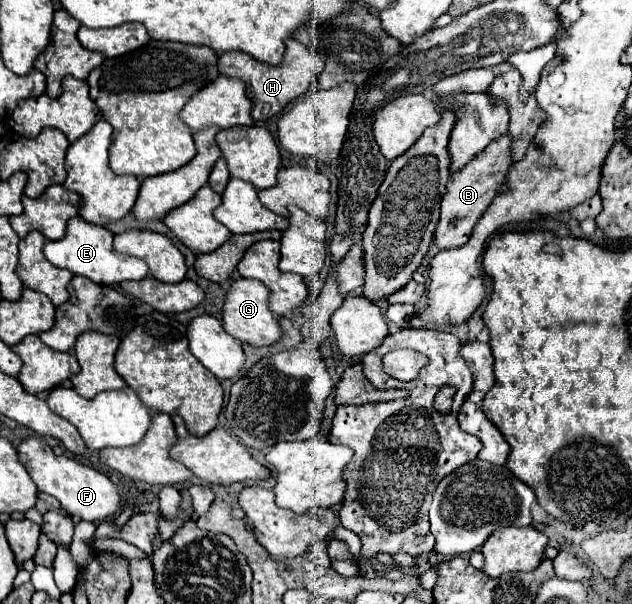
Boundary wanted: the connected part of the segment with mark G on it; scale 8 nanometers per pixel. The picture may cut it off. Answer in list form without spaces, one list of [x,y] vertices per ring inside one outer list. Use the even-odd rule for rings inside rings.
[[[237,279],[231,283],[227,301],[223,307],[223,327],[229,335],[253,347],[267,347],[277,343],[283,337],[279,319],[269,309],[269,289],[263,287],[263,283],[253,279]]]

